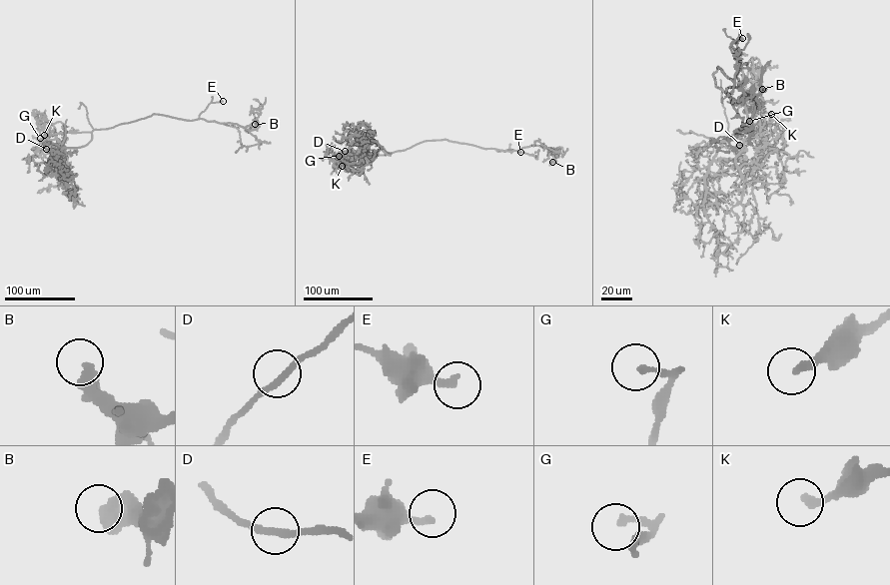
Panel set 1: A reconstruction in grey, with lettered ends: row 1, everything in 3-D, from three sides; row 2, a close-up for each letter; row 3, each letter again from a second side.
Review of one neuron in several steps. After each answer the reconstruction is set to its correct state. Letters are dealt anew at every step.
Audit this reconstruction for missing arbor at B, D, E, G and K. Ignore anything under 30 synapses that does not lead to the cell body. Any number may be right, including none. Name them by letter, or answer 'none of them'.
none of them

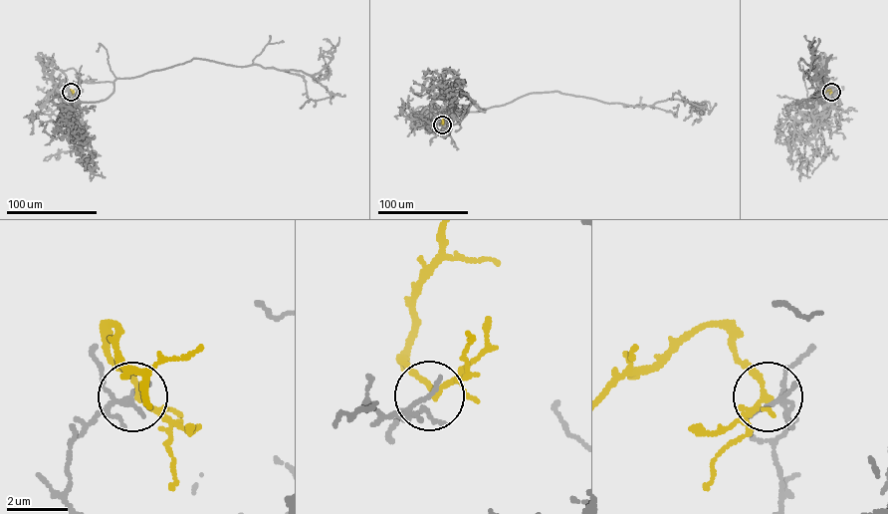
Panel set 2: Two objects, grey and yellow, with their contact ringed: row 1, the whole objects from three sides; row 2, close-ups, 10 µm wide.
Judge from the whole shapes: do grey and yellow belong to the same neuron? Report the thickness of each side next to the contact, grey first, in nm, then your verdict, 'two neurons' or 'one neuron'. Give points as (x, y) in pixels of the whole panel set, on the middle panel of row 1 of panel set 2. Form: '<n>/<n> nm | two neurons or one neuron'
100/170 nm | two neurons

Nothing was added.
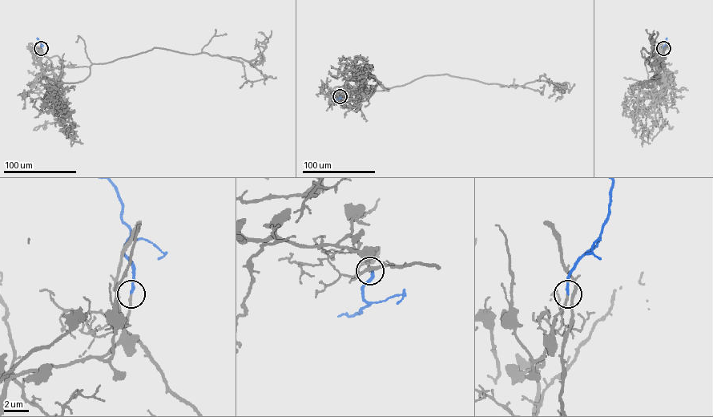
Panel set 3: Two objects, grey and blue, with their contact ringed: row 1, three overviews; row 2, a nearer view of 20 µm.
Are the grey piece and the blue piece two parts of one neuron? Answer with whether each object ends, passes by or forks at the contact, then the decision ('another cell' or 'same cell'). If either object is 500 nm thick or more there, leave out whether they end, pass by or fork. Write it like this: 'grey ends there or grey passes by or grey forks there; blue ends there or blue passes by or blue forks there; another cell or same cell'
grey passes by; blue ends there; same cell

